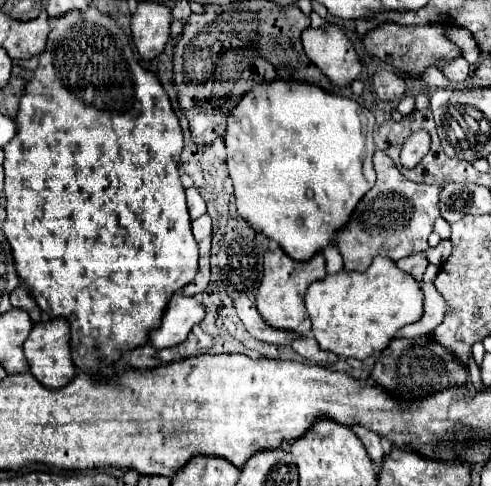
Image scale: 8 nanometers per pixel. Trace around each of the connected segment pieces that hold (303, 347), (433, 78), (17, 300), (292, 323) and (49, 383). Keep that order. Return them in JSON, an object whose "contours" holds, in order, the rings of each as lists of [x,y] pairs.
{"contours":[[[[297,337],[291,347],[301,355],[305,357],[307,361],[313,361],[317,365],[333,365],[337,361],[337,355],[333,353],[327,353],[327,351],[321,351],[315,337]]],[[[429,69],[429,71],[421,77],[421,83],[429,85],[429,87],[443,87],[443,89],[451,87],[451,81],[449,81],[441,71],[435,73],[435,69]]],[[[19,285],[19,287],[11,293],[11,305],[17,307],[17,309],[27,311],[33,323],[39,323],[39,321],[41,321],[41,309],[37,307],[35,299],[31,299],[31,295],[25,291],[23,285]]],[[[275,249],[275,251],[267,251],[265,253],[265,271],[263,271],[263,281],[257,289],[257,297],[255,297],[255,307],[259,311],[259,315],[263,317],[263,321],[267,325],[271,325],[273,329],[285,329],[285,331],[293,331],[299,335],[305,335],[311,329],[311,321],[305,309],[305,291],[309,289],[309,285],[317,279],[323,279],[325,273],[325,259],[321,253],[317,253],[313,259],[299,263],[295,259],[291,259],[289,255],[285,255],[283,249]]],[[[51,319],[51,321],[35,325],[31,335],[23,343],[23,349],[25,349],[25,357],[29,361],[29,367],[31,367],[31,375],[35,375],[35,379],[39,379],[39,383],[43,383],[45,387],[51,387],[51,389],[65,387],[73,379],[75,365],[71,361],[67,319]]]]}

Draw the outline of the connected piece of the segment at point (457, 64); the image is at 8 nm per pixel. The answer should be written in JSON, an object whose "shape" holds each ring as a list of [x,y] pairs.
{"shape":[[[463,57],[453,59],[453,61],[449,61],[449,63],[443,63],[441,71],[443,71],[453,83],[463,83],[463,81],[471,75],[471,67],[469,67],[469,63],[467,63]]]}

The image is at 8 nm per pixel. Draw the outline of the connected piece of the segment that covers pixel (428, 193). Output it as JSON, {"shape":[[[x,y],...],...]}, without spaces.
{"shape":[[[383,151],[373,155],[377,183],[361,199],[345,229],[337,233],[337,247],[343,255],[347,271],[365,271],[377,255],[397,261],[401,257],[425,251],[427,237],[433,231],[433,221],[439,217],[439,187],[427,183],[413,183],[401,175],[391,157]]]}

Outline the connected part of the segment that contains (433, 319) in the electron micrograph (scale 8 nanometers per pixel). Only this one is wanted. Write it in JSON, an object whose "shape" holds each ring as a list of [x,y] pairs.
{"shape":[[[421,283],[421,291],[425,297],[423,303],[423,317],[413,323],[403,327],[397,337],[419,337],[419,335],[429,335],[445,317],[445,299],[437,293],[433,283]]]}

